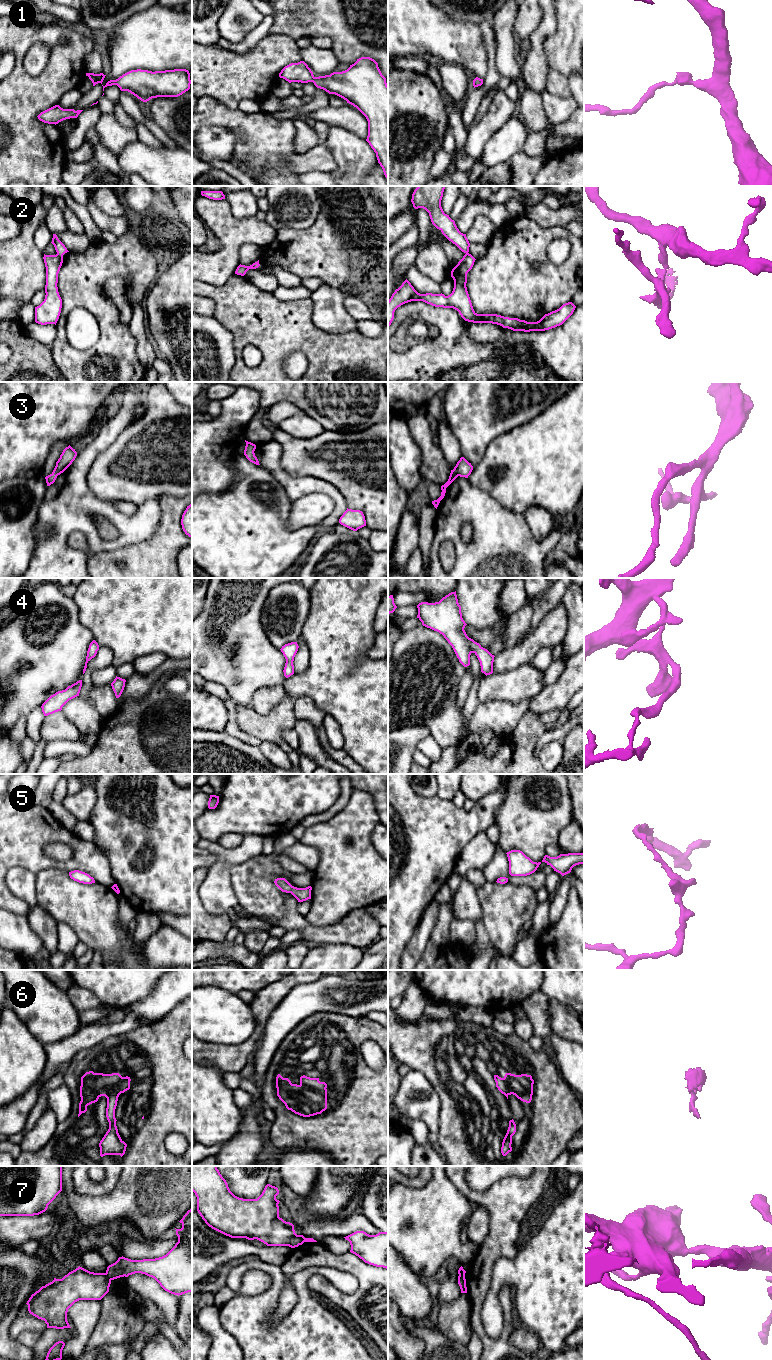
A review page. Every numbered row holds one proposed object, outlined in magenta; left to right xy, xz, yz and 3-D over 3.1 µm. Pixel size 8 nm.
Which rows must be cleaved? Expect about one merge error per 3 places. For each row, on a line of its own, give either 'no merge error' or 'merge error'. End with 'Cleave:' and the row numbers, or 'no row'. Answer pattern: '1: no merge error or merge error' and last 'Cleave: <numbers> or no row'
1: no merge error
2: merge error
3: no merge error
4: no merge error
5: no merge error
6: no merge error
7: merge error
Cleave: 2, 7

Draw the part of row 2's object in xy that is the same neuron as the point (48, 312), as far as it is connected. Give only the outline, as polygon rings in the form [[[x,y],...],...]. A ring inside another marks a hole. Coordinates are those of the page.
[[[45,255],[44,263],[46,267],[45,299],[35,307],[35,322],[41,325],[57,323],[61,308],[62,299],[58,292],[58,273],[63,263],[63,255]]]

